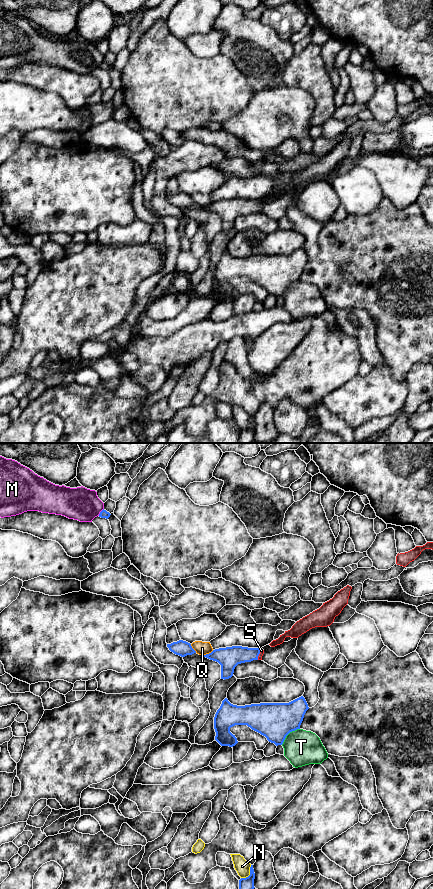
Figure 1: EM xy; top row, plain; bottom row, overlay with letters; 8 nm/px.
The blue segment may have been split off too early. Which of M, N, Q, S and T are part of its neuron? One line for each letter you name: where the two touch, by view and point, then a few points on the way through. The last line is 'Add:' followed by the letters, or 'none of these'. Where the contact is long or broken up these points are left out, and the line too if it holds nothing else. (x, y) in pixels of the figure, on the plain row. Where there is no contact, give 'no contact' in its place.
S: xy (259, 205) | across xy (229, 209), (237, 206), (259, 205), (261, 202)
Add: S

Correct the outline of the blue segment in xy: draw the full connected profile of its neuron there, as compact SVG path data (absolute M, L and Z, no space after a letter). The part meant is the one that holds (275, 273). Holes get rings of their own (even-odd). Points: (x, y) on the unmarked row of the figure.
M303 248L289 255L245 258L233 257L225 250L214 269L215 292L221 298L233 299L238 293L230 284L230 280L235 277L247 277L276 298L282 297L290 284L300 281L308 261Z

